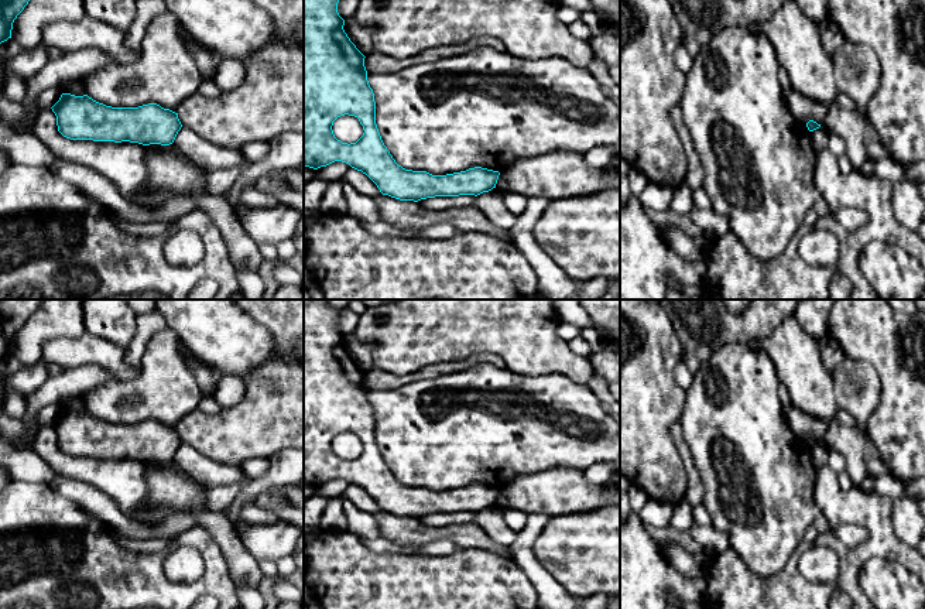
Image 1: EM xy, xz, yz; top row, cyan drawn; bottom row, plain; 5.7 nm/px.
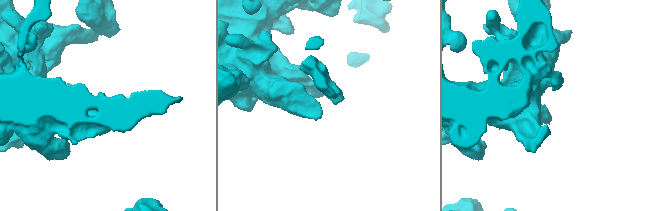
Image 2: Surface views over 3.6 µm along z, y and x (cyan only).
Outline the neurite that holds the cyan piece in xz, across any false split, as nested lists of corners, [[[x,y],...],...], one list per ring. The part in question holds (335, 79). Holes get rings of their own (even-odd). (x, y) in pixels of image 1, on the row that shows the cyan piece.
[[[304,0],[304,165],[318,170],[335,161],[349,164],[352,168],[366,174],[383,195],[400,201],[418,202],[435,196],[480,195],[496,188],[500,172],[475,167],[466,171],[432,175],[426,171],[405,170],[395,162],[376,124],[376,102],[373,89],[367,81],[364,55],[356,48],[343,30],[345,20],[338,13],[339,0]],[[340,116],[354,116],[363,126],[363,136],[356,143],[342,143],[333,134],[333,122]]]

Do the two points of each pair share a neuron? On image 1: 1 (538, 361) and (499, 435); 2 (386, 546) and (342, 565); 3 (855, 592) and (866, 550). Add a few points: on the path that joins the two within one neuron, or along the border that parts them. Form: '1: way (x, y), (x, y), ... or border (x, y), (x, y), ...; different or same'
1: border (506, 366), (521, 375), (562, 375); different
2: border (359, 539), (373, 551), (406, 554); different
3: way (852, 582), (852, 564), (856, 560); same

